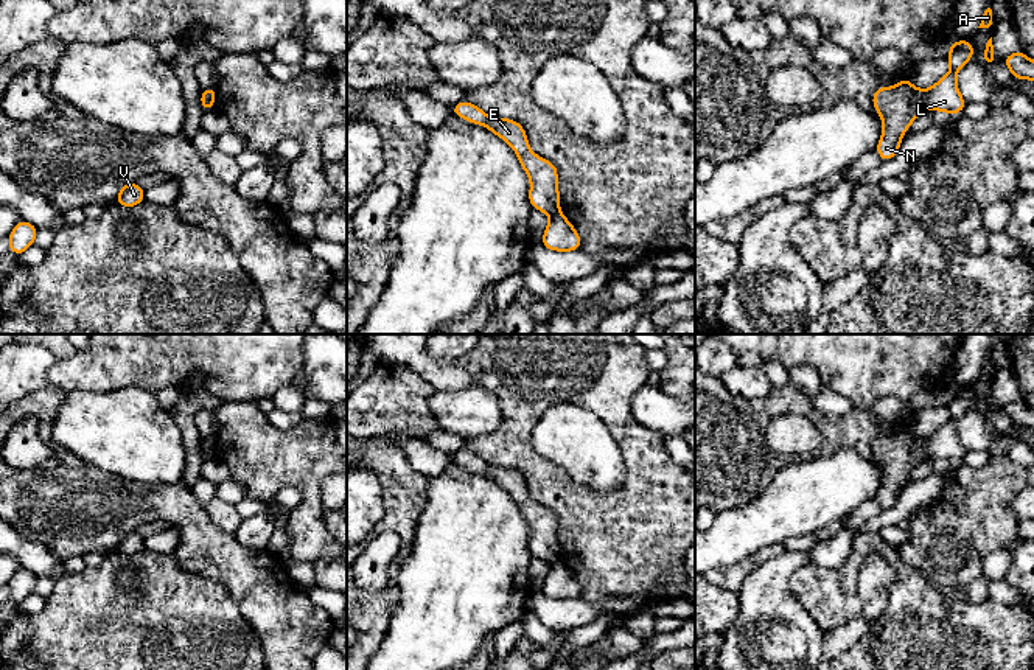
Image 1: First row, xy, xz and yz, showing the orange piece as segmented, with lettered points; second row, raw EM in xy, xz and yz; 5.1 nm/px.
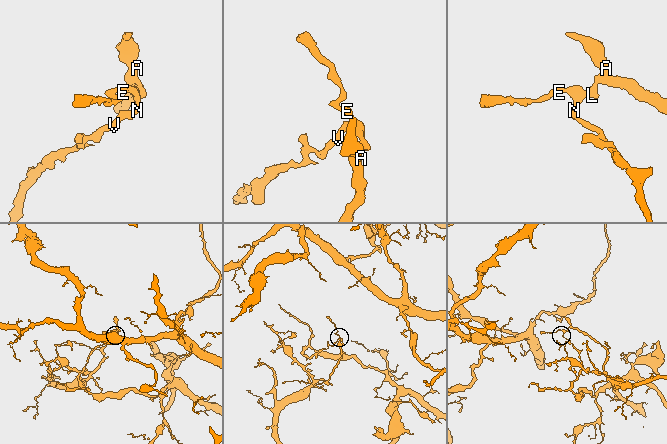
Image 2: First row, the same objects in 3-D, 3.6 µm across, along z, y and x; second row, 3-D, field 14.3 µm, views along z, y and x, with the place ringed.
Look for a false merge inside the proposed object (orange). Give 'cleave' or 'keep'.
cleave

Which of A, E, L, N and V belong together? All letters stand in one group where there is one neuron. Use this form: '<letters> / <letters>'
A L / E N V

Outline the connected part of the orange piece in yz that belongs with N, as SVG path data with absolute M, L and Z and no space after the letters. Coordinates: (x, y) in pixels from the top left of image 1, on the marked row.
M905 78L894 87L875 89L872 104L883 121L883 132L875 151L882 162L888 162L897 154L906 129L925 110L924 90Z

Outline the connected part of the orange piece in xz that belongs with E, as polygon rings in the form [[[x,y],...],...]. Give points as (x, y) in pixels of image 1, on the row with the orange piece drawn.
[[[466,99],[452,106],[451,110],[473,124],[485,126],[513,148],[522,169],[530,179],[529,202],[532,208],[549,216],[560,211],[558,169],[552,162],[530,151],[527,134],[516,120],[491,118]]]

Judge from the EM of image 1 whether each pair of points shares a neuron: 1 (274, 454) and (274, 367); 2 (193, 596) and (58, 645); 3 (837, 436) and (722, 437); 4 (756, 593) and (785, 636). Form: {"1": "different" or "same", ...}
{"1": "different", "2": "same", "3": "same", "4": "same"}

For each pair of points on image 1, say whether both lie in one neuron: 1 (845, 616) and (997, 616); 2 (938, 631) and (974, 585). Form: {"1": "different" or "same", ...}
{"1": "same", "2": "different"}

